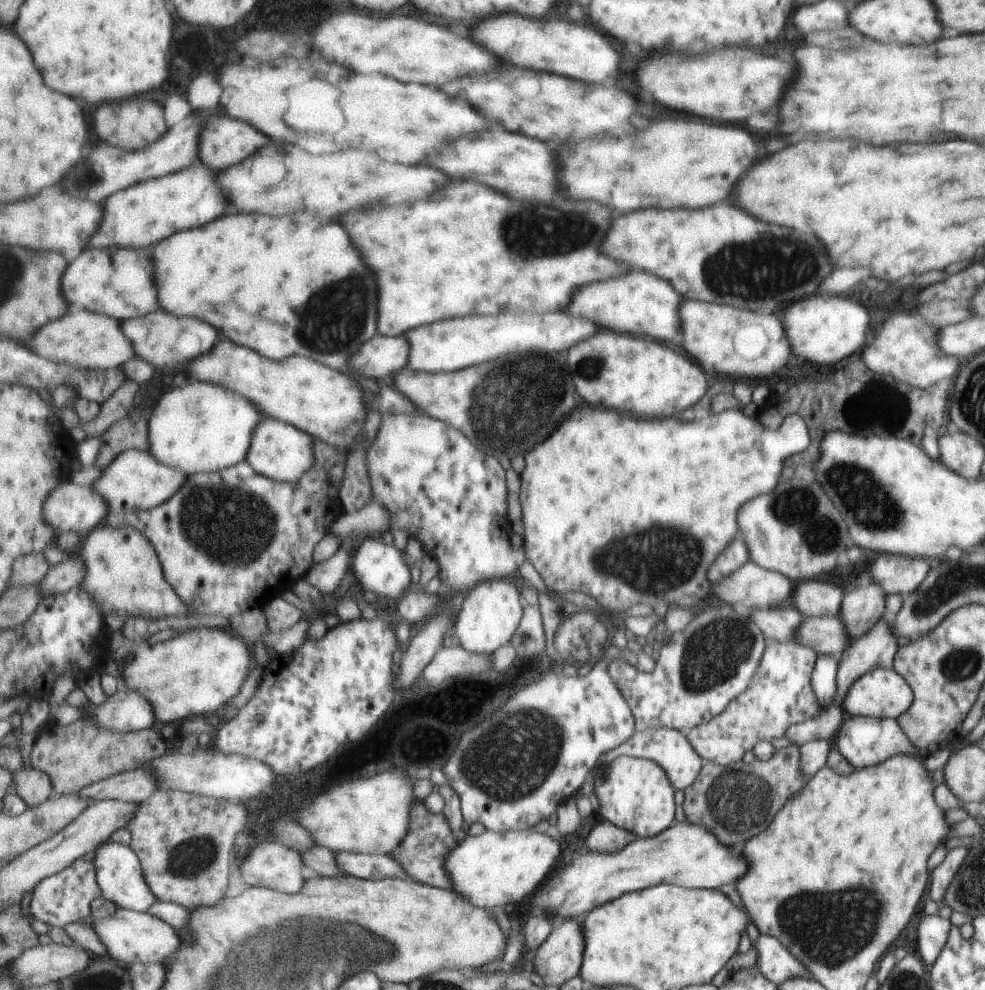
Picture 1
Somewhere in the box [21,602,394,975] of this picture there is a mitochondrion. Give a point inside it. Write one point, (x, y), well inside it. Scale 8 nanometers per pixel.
(185, 860)

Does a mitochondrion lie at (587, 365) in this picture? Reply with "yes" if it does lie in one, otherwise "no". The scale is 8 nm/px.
yes

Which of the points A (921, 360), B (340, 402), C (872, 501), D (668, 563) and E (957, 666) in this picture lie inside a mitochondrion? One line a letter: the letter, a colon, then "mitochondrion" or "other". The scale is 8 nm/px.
A: other
B: other
C: mitochondrion
D: mitochondrion
E: mitochondrion

